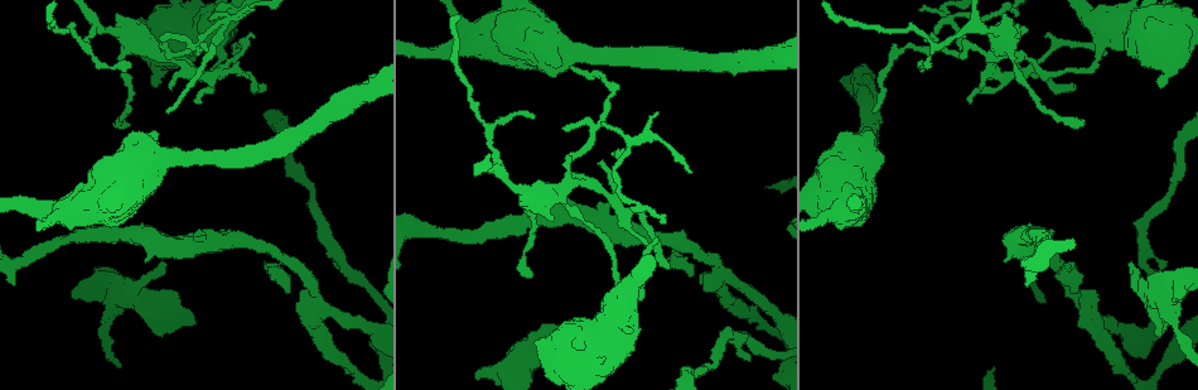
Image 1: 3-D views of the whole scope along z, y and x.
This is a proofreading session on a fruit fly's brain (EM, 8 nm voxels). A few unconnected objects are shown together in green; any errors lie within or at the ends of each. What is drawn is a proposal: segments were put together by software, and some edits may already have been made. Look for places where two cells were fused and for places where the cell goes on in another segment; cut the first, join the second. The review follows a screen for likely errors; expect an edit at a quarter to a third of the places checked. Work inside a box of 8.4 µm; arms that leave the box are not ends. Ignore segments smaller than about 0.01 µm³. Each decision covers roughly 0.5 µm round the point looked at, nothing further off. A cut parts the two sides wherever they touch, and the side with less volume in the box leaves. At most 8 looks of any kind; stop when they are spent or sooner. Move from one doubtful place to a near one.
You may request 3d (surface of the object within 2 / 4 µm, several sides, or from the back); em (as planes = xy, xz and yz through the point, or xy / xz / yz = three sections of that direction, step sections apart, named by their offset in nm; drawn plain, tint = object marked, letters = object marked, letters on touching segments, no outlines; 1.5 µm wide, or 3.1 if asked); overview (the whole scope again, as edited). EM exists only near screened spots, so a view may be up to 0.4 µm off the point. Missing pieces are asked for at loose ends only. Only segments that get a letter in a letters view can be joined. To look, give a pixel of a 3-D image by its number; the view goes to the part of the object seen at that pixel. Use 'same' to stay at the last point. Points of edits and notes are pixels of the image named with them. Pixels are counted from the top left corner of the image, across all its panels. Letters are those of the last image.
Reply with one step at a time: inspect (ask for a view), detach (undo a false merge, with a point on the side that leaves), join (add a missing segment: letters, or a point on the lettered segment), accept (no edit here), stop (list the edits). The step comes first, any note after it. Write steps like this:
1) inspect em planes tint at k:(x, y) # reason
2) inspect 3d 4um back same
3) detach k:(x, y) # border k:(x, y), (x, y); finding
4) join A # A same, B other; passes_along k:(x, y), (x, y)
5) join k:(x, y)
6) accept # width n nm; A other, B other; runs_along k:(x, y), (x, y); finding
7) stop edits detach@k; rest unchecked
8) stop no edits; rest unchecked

inspect 3d 4um back at 1:(173, 330) # free end

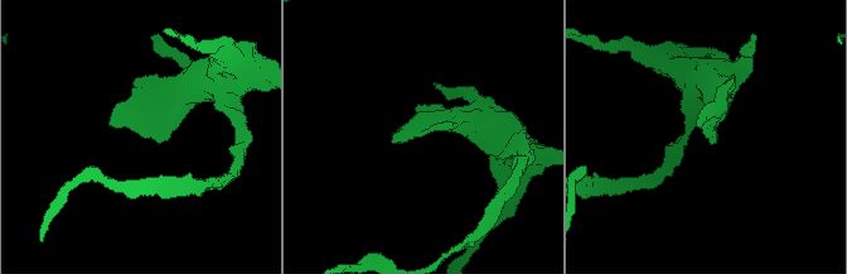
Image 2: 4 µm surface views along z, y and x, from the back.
inspect em yz step 8 letters at 2:(143, 133) # shape alone is not enough

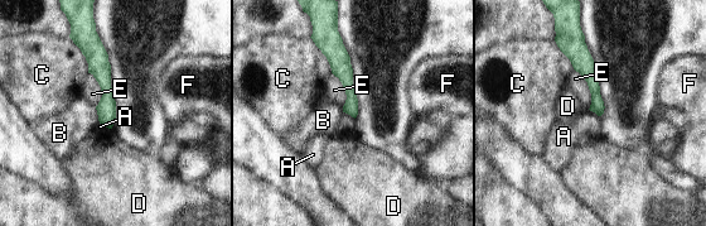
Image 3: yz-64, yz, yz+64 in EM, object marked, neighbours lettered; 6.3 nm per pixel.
accept # A other, B other, C other, D other, E other, F other; border 3:(575, 70), (586, 82), (589, 109); none of them fits

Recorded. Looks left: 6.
inspect 3d 2um at 1:(627, 214) # arms part here

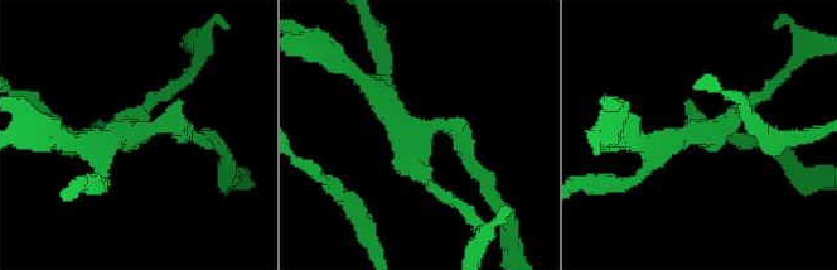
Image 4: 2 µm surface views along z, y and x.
inspect em planes letters at 4:(707, 131)

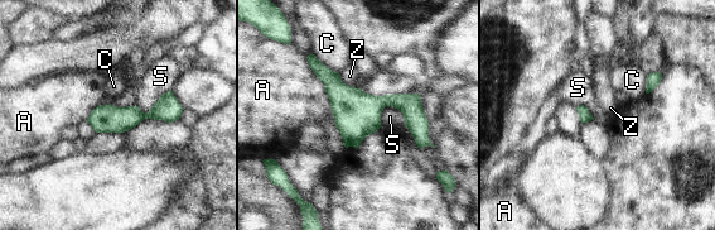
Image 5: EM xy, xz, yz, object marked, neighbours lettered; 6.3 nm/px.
accept # A other, C other, S other, Z other; border 5:(111, 104), (117, 106), (135, 105); continuous, no second cell

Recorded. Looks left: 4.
inspect 3d 2um at 1:(727, 275) # sharp bend

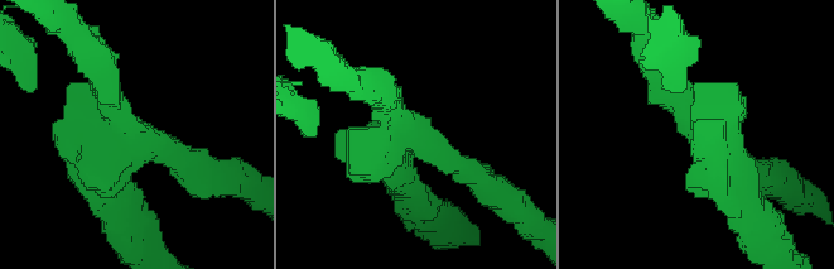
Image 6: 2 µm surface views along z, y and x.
inspect em planes letters at 6:(409, 134)

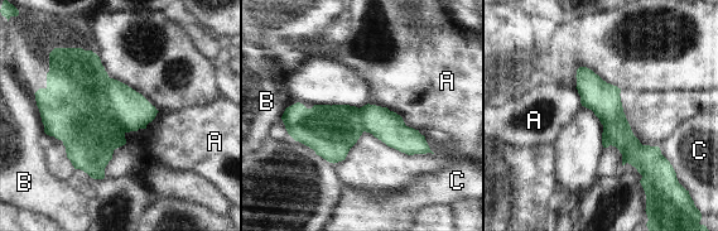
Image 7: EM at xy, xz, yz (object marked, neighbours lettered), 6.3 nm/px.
detach 7:(73, 107) # A other, B other, C other; border 7:(109, 77), (106, 104), (124, 133); a second cell is stuck on

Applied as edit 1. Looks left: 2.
stop edits detach@7; rest unchecked

